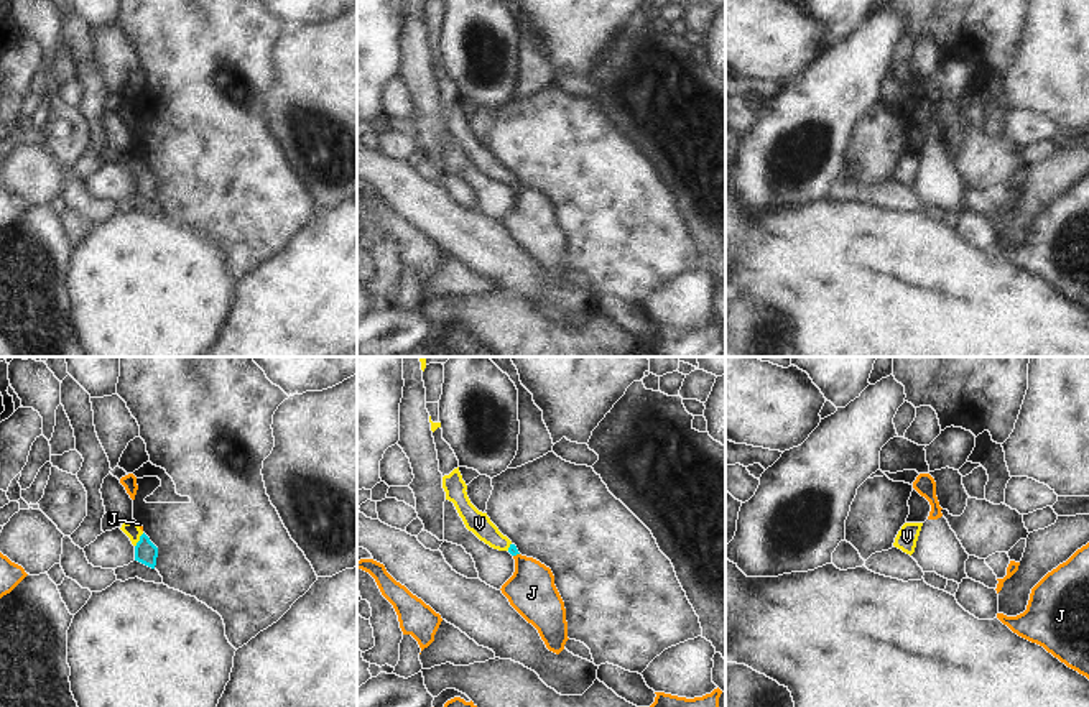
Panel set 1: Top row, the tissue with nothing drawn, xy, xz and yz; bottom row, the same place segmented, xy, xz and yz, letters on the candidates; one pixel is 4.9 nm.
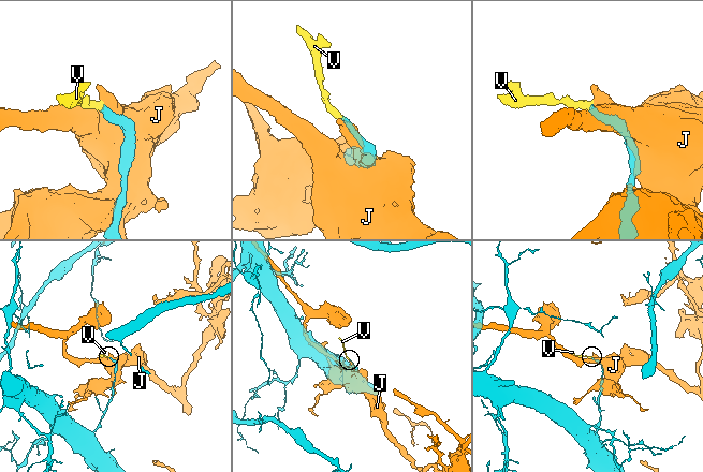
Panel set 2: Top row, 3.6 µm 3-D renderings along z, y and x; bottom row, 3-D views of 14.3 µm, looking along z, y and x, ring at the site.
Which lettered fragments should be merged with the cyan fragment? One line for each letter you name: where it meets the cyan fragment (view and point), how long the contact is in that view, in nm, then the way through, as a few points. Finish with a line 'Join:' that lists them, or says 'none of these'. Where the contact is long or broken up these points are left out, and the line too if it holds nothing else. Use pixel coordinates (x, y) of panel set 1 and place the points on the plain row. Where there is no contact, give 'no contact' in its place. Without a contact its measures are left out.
V: xy (140, 171) | 80 nm | across xy (145, 183), (140, 171), (132, 161)
Join: V

